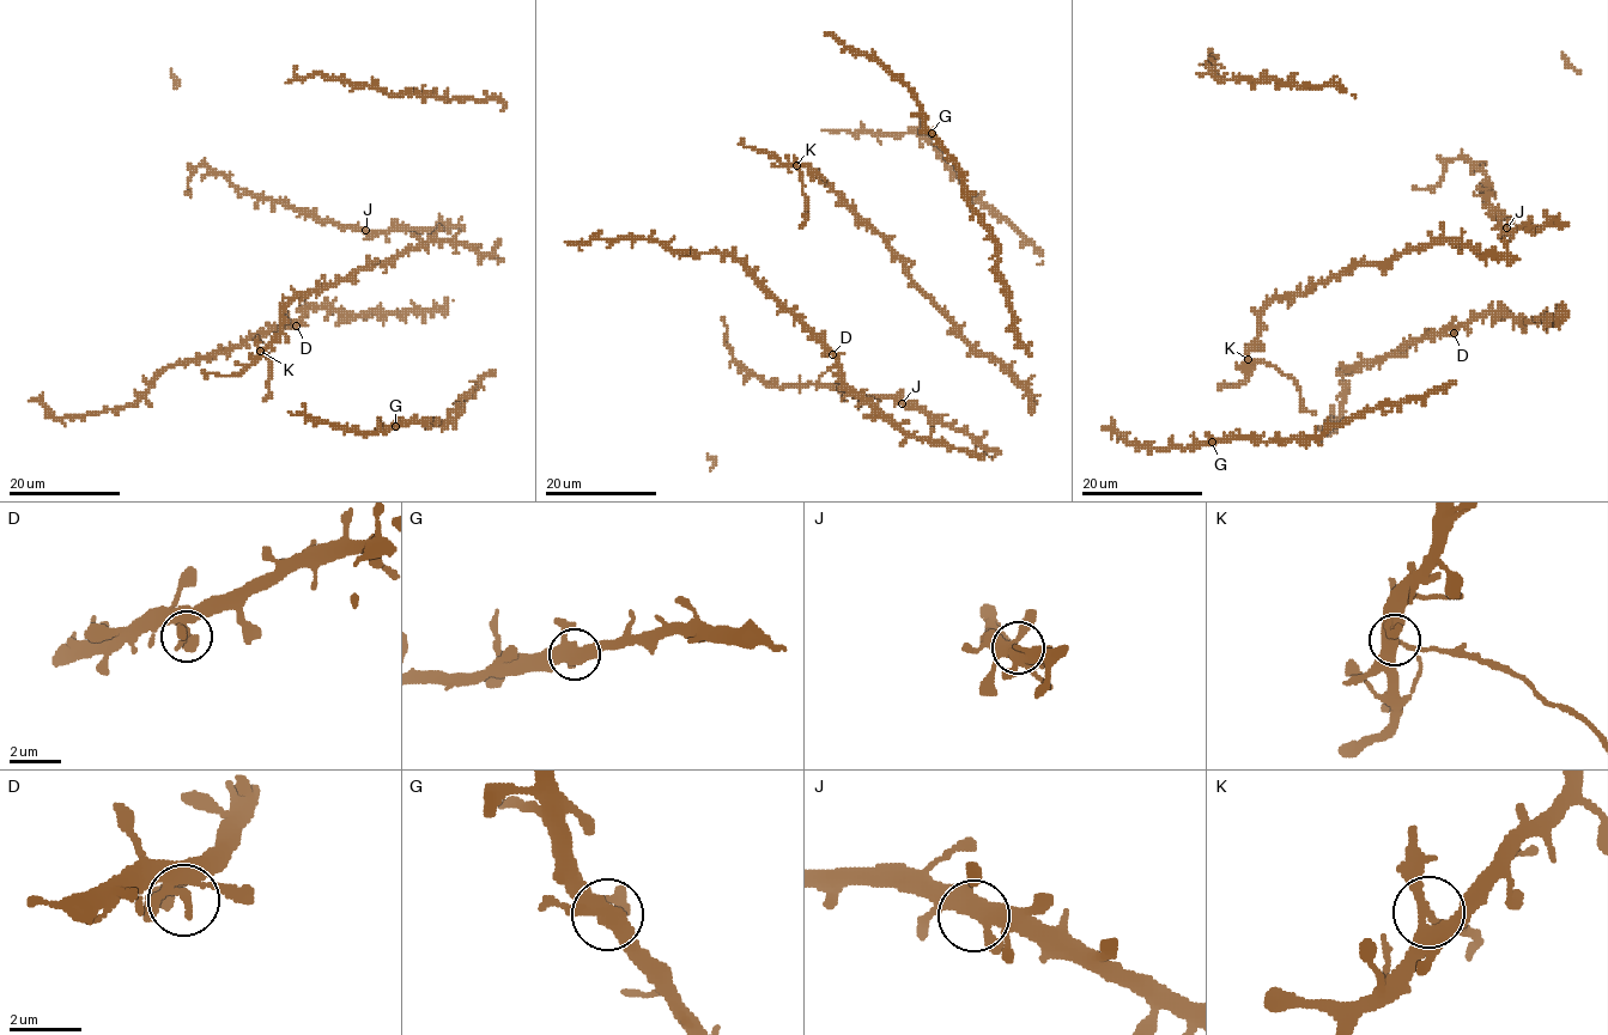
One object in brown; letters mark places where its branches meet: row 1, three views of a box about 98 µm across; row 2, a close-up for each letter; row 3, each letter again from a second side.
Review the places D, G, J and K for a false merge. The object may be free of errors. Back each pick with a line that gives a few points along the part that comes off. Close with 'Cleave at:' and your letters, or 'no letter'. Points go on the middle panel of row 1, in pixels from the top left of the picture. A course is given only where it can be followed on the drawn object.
K: course (796, 165), (806, 202), (800, 227)
Cleave at: K

